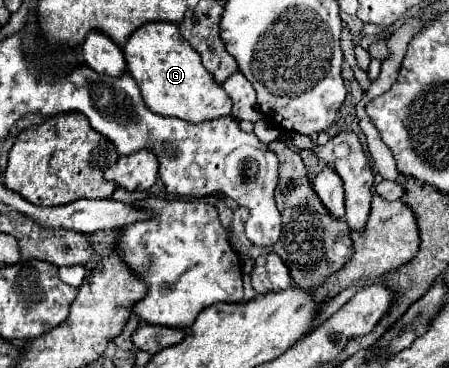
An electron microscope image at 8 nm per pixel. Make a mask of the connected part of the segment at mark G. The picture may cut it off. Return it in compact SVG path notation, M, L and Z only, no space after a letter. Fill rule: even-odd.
M146 23L124 47L128 73L136 79L150 111L166 117L178 117L188 123L200 123L232 115L232 103L222 85L204 69L200 55L182 39L174 23Z

